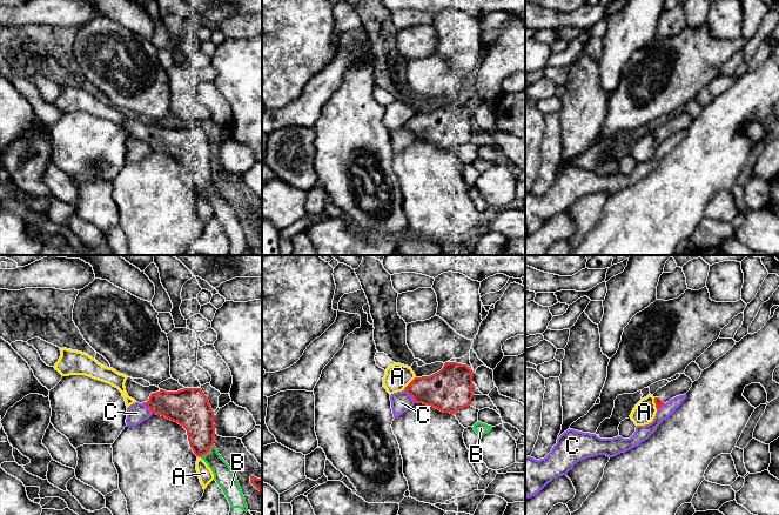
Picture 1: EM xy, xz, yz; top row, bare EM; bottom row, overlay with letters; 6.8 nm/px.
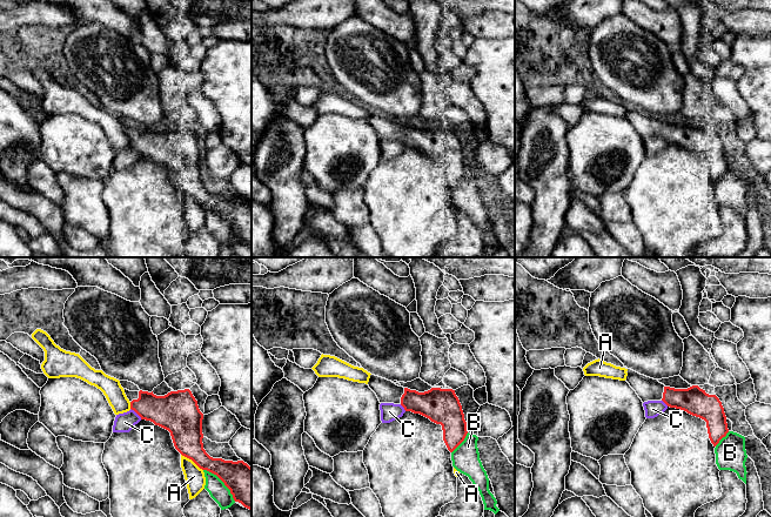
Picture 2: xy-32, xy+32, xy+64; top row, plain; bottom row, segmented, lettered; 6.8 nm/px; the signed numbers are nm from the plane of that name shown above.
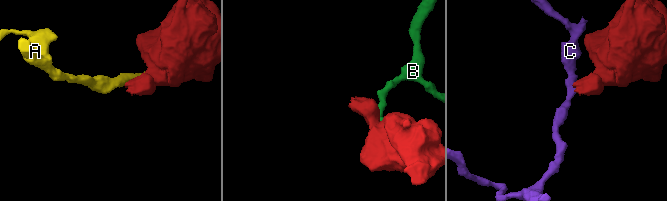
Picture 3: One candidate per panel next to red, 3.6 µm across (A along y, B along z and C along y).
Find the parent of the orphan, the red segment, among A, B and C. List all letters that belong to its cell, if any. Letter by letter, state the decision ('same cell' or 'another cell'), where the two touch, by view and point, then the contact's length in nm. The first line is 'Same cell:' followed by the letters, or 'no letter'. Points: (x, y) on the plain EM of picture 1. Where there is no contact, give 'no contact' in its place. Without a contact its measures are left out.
Same cell: no letter
A: another cell; contact xz (409, 120); length 130 nm
B: another cell; contact xy (207, 188); length 140 nm
C: another cell; contact xz (410, 131); length 120 nm

